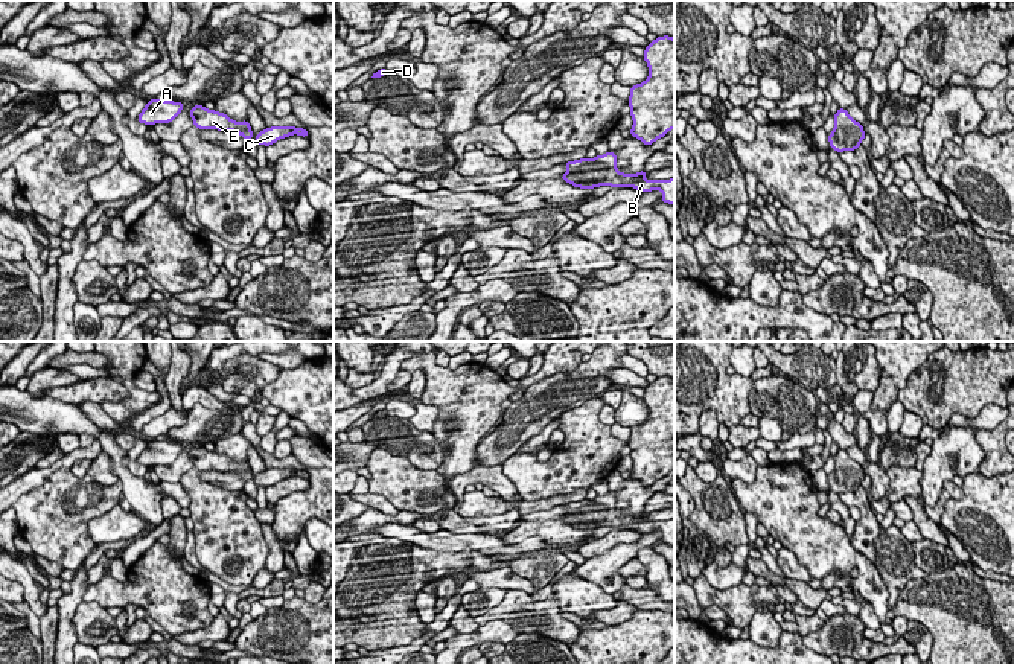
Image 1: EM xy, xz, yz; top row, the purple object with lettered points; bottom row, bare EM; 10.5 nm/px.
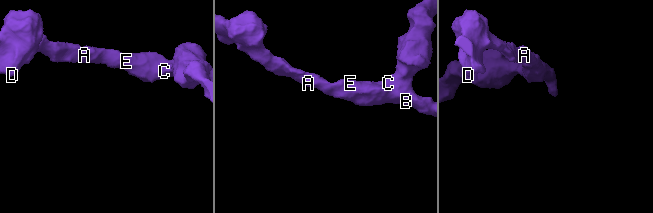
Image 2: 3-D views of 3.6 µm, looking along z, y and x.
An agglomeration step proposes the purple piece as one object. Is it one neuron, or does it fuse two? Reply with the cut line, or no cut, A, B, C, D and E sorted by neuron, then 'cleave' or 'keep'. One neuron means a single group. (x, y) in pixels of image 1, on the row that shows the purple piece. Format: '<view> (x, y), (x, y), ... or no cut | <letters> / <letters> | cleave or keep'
no cut | A B C D E | keep

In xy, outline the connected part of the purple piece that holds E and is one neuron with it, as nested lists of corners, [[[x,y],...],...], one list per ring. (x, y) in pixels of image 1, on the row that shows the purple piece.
[[[198,104],[192,107],[190,117],[193,120],[193,125],[202,131],[206,129],[234,131],[245,140],[253,137],[253,131],[248,120],[234,122],[227,114],[218,113],[215,110],[207,110],[206,107]]]

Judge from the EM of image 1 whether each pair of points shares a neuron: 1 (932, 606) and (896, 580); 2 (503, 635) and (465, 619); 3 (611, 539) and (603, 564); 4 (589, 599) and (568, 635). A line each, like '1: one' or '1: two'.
1: two
2: two
3: two
4: two

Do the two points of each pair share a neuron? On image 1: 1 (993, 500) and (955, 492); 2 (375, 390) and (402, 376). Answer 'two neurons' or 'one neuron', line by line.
1: two neurons
2: two neurons

